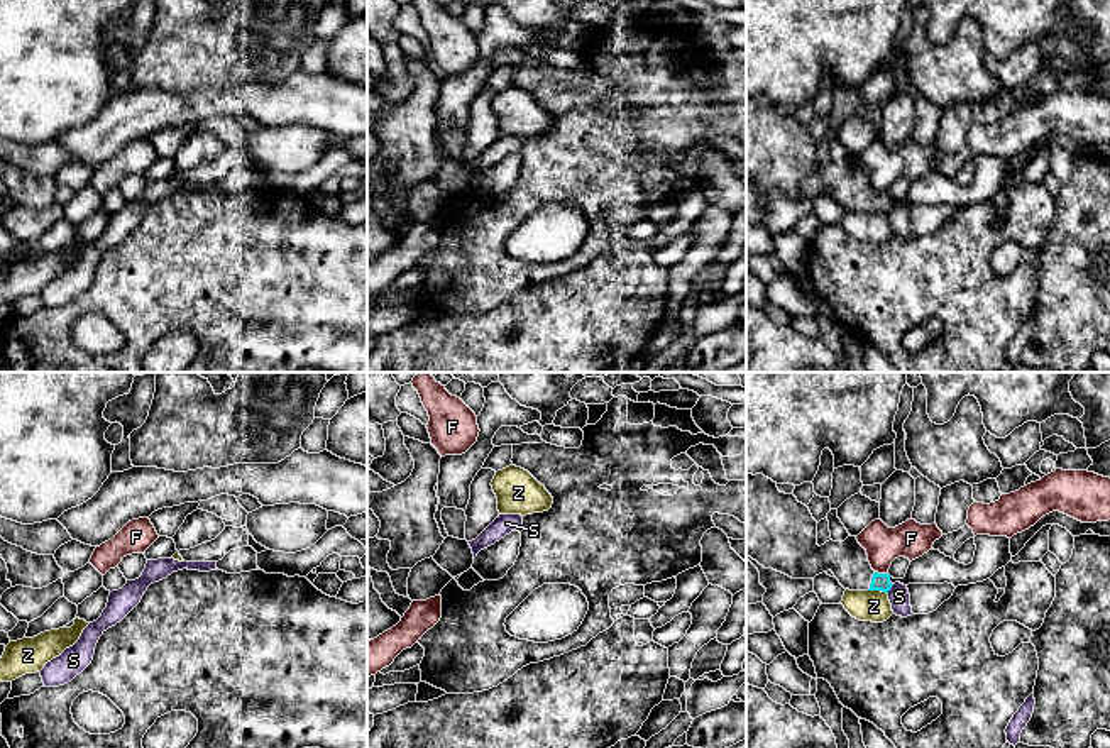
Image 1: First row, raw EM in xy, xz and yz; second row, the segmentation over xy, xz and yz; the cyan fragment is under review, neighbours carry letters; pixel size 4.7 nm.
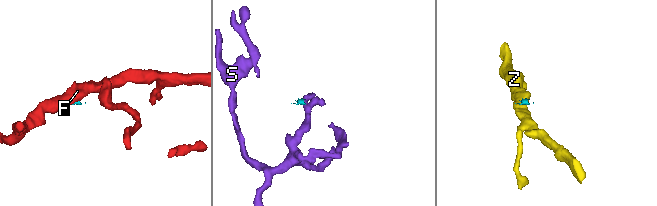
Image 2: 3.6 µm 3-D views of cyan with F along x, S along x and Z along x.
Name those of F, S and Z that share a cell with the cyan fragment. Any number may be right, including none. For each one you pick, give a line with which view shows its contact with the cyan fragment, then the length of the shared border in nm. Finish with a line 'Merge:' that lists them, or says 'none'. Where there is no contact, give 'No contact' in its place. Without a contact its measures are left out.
Merge: none

